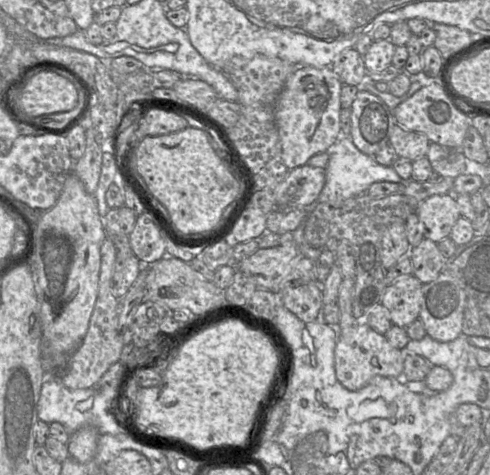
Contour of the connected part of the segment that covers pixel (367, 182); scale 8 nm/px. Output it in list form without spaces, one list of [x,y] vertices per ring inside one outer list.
[[[341,135],[326,152],[329,155],[329,161],[325,167],[325,185],[313,206],[326,202],[343,202],[351,197],[364,194],[375,182],[403,182],[392,166],[382,166],[373,156],[361,152],[354,145],[350,135]]]

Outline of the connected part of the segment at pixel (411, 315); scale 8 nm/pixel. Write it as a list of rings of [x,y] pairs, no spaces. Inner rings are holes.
[[[411,274],[402,276],[386,286],[381,304],[389,311],[392,325],[406,328],[419,318],[422,285]]]

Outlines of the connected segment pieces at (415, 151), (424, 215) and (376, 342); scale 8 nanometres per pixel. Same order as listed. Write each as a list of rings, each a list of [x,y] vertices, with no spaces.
[[[393,123],[389,144],[398,157],[414,161],[427,155],[430,140],[421,132],[410,131],[398,123]]]
[[[452,192],[426,198],[417,204],[414,212],[424,224],[424,238],[435,243],[449,237],[460,217],[456,196]]]
[[[363,320],[339,331],[334,357],[336,378],[348,390],[361,389],[377,375],[402,377],[403,350],[391,346],[383,334],[374,331]]]

